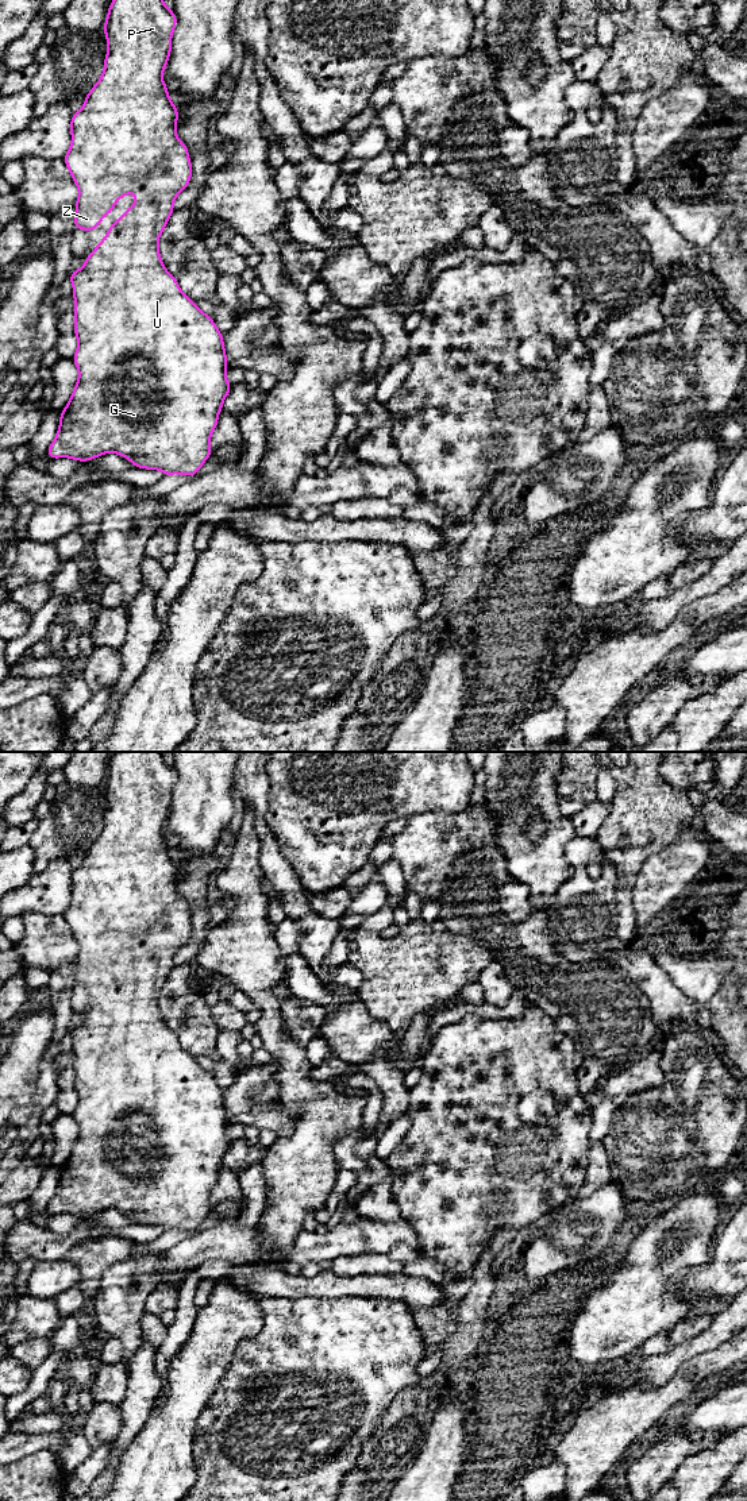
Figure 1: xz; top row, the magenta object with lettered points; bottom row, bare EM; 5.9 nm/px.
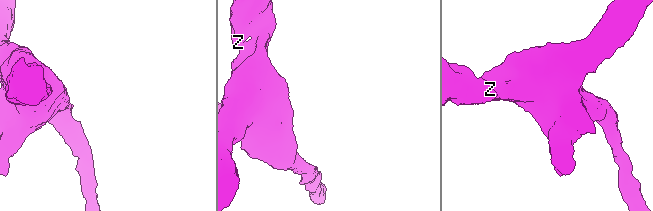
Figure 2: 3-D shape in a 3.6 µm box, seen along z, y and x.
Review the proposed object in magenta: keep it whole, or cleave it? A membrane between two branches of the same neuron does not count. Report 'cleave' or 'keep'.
keep

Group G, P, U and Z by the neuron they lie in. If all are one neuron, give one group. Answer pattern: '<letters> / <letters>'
G P U Z

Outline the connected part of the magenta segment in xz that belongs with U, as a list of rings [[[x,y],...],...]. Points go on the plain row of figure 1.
[[[116,752],[104,777],[108,807],[103,830],[85,852],[84,863],[70,876],[72,899],[63,918],[78,944],[74,984],[96,985],[113,966],[118,956],[131,948],[135,949],[135,957],[108,984],[84,1022],[70,1030],[74,1092],[78,1096],[72,1116],[78,1124],[78,1135],[61,1168],[59,1182],[47,1204],[47,1212],[88,1218],[115,1208],[138,1224],[161,1226],[163,1232],[192,1232],[213,1207],[211,1191],[232,1141],[226,1135],[228,1123],[223,1089],[211,1072],[181,1047],[177,1035],[165,1025],[158,1006],[159,992],[174,968],[173,958],[192,933],[188,904],[176,890],[178,867],[162,834],[176,780],[176,769],[165,761],[161,752]]]

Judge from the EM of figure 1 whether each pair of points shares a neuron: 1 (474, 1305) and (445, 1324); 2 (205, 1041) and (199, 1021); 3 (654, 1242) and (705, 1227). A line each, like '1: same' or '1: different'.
1: different
2: same
3: same

